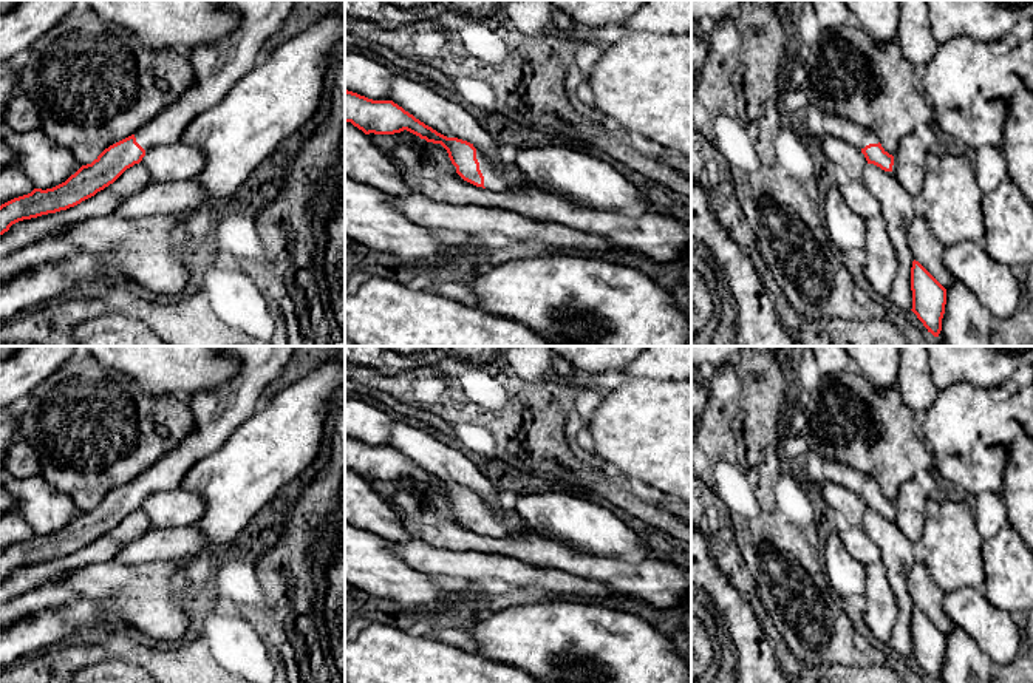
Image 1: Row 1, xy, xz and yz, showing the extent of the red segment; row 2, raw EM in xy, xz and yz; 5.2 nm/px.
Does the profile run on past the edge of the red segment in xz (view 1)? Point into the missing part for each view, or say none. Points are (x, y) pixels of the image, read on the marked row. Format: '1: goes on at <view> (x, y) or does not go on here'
1: goes on at xz (497, 176)

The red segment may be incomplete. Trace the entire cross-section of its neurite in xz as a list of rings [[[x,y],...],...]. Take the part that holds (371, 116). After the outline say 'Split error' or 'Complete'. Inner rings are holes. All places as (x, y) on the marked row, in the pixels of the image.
[[[345,90],[345,122],[351,122],[365,134],[394,134],[407,130],[427,142],[441,144],[464,181],[490,192],[509,190],[523,175],[510,148],[499,147],[501,162],[493,164],[473,144],[438,133],[393,100],[373,100]]]. Split error

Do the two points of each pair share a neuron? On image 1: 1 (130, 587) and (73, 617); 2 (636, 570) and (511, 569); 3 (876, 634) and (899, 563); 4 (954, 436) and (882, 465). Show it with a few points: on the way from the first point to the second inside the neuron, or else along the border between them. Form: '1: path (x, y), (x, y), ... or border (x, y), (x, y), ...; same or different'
1: border (57, 606), (90, 598), (96, 614); different
2: path (605, 570), (542, 569); same
3: border (880, 560), (894, 597), (896, 623); different
4: border (922, 441), (934, 464); different

